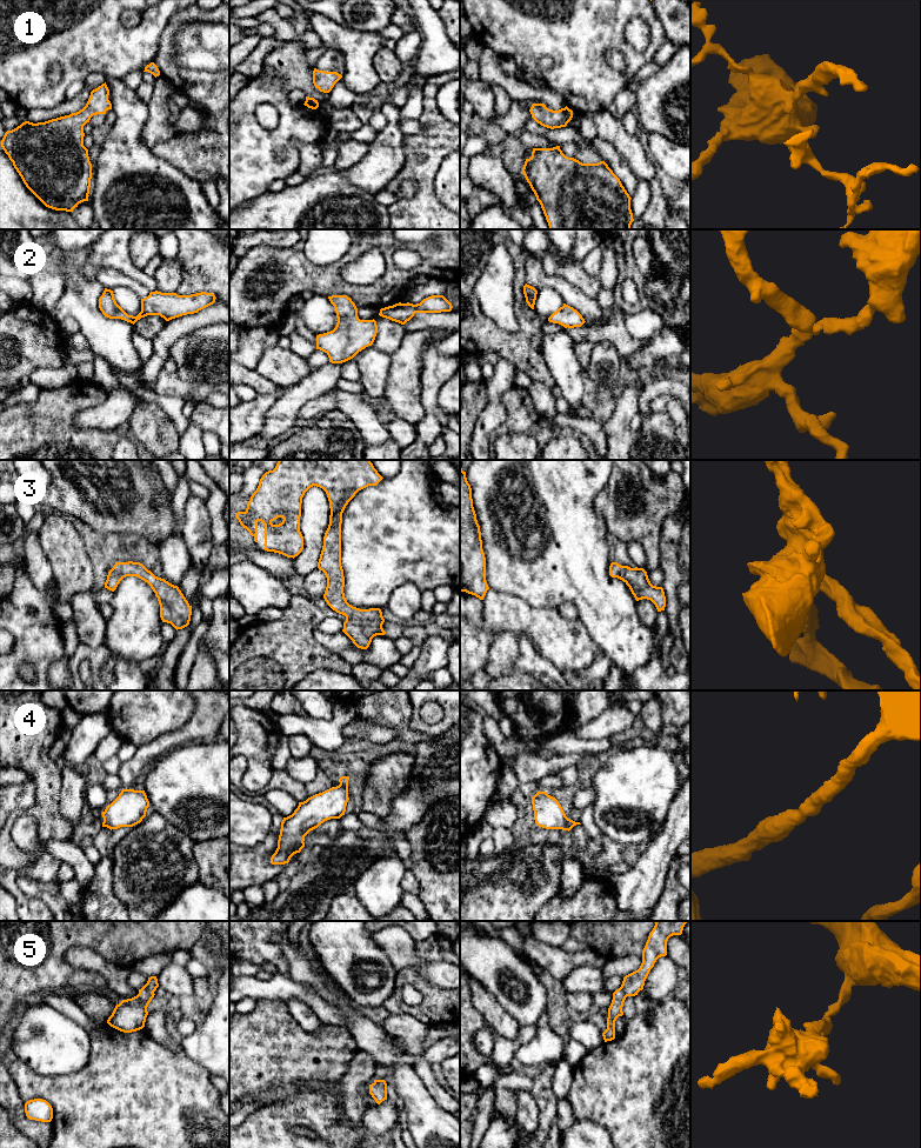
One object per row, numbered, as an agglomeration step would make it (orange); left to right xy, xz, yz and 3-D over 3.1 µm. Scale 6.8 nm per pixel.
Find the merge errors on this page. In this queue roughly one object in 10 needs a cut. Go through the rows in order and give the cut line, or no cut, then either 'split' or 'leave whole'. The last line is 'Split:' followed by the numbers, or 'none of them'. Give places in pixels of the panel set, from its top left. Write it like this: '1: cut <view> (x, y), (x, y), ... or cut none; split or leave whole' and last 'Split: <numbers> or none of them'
1: cut none; leave whole
2: cut none; leave whole
3: cut none; leave whole
4: cut none; leave whole
5: cut none; leave whole
Split: none of them

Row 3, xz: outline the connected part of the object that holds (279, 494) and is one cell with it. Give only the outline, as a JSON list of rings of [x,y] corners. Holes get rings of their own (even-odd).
[[[279,460],[275,468],[266,472],[260,479],[246,510],[235,513],[240,525],[249,532],[255,542],[258,522],[261,521],[265,525],[265,550],[294,559],[303,549],[303,536],[300,532],[302,498],[313,486],[326,492],[331,515],[318,562],[318,568],[327,578],[323,599],[333,610],[346,616],[342,632],[361,649],[367,649],[374,636],[386,634],[382,628],[385,619],[380,608],[360,609],[349,605],[345,598],[345,576],[341,566],[342,513],[359,490],[376,486],[382,479],[371,460]]]

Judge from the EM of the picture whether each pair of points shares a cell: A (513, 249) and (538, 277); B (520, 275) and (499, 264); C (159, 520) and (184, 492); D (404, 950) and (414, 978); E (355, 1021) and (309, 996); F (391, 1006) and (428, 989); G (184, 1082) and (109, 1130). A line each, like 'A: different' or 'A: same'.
A: different
B: different
C: different
D: different
E: different
F: same
G: same

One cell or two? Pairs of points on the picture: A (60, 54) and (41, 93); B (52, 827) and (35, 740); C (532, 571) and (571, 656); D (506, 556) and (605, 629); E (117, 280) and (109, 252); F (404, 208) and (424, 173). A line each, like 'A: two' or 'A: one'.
A: one
B: one
C: two
D: one
E: two
F: one

